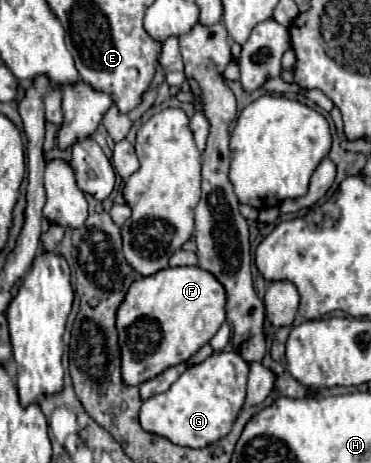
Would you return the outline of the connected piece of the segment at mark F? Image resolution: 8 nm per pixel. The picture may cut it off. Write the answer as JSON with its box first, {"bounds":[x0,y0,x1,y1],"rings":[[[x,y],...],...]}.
{"bounds":[117,267,225,385],"rings":[[[167,267],[133,281],[117,309],[123,385],[141,385],[165,369],[185,363],[225,321],[225,289],[201,267]]]}

